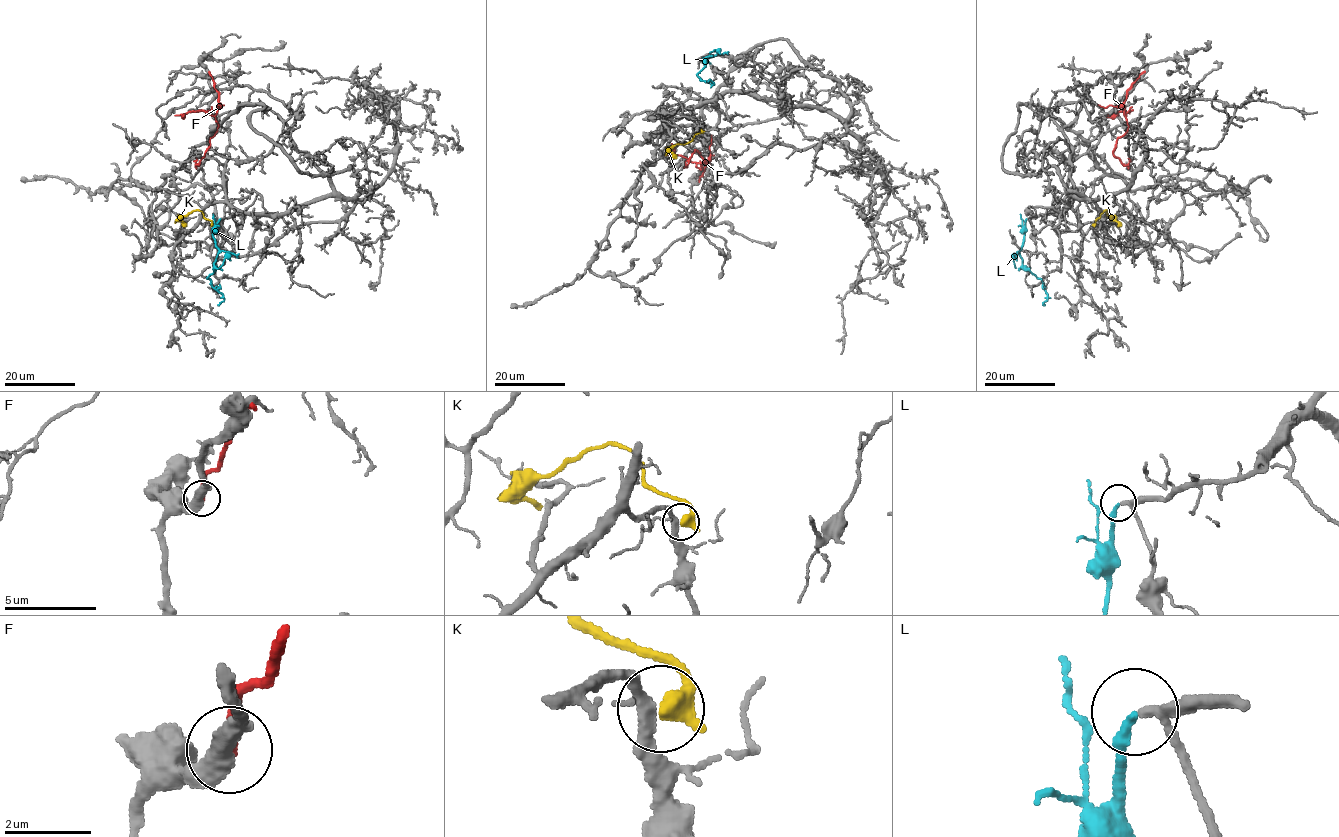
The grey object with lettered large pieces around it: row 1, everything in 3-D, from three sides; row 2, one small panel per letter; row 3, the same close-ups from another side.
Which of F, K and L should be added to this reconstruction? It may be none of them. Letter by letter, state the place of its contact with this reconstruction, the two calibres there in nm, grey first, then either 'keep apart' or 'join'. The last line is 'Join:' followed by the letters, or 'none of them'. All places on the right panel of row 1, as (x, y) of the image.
F: meets grey at (1144, 72); 440 nm thick on the grey side, 240 nm on the other; keep apart
K: meets grey at (1093, 225); 300 nm thick on the grey side, 500 nm on the other; keep apart
L: meets grey at (1026, 219); 190 nm thick on the grey side, 240 nm on the other; join
Join: L

